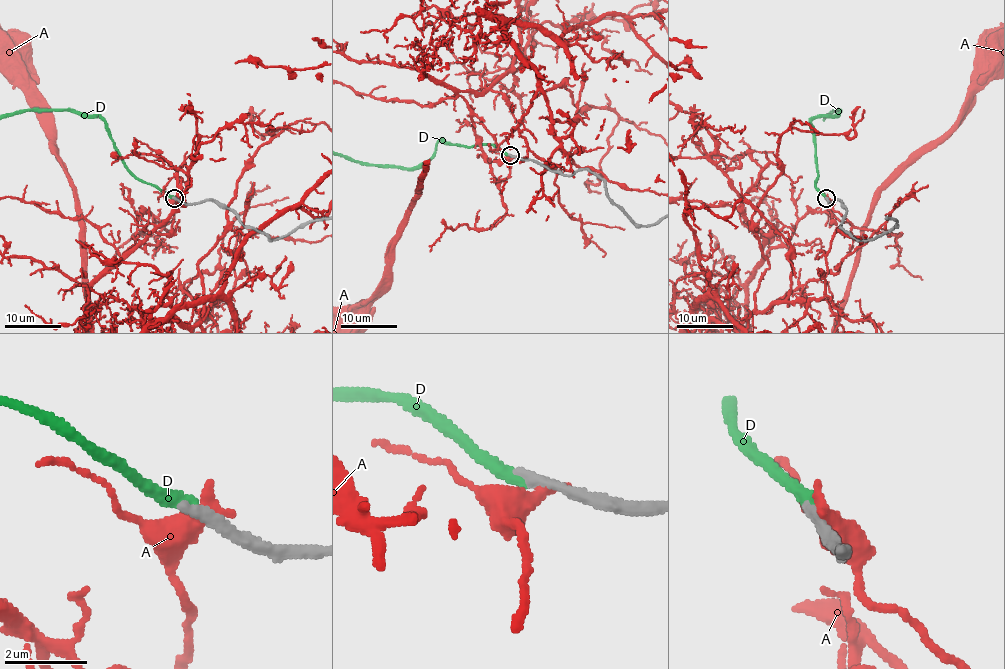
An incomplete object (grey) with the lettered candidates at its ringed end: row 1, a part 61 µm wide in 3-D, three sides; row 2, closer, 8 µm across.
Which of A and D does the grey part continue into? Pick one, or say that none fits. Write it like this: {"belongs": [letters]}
{"belongs": ["D"]}

